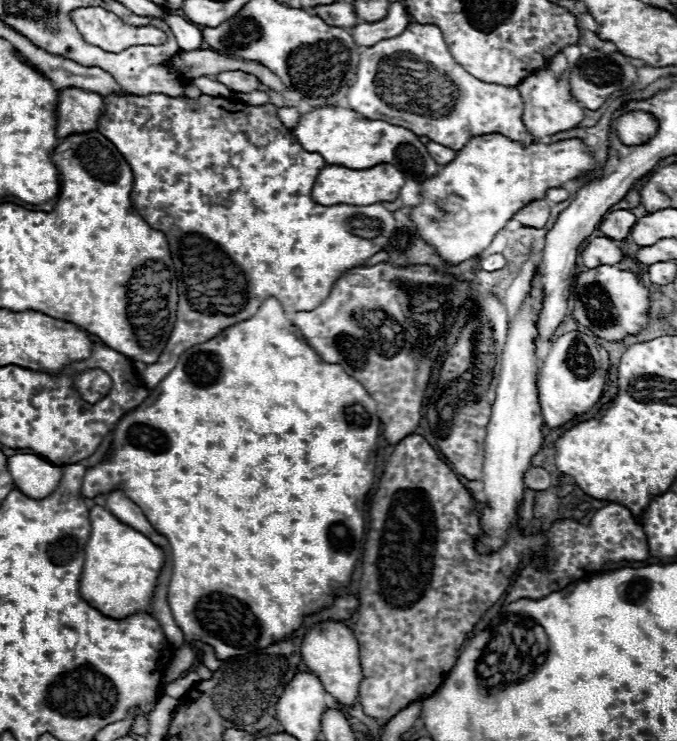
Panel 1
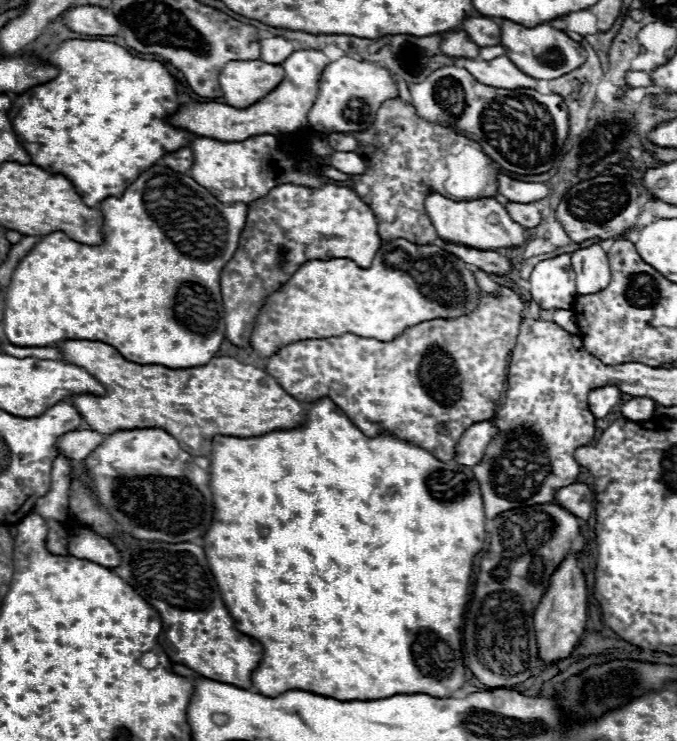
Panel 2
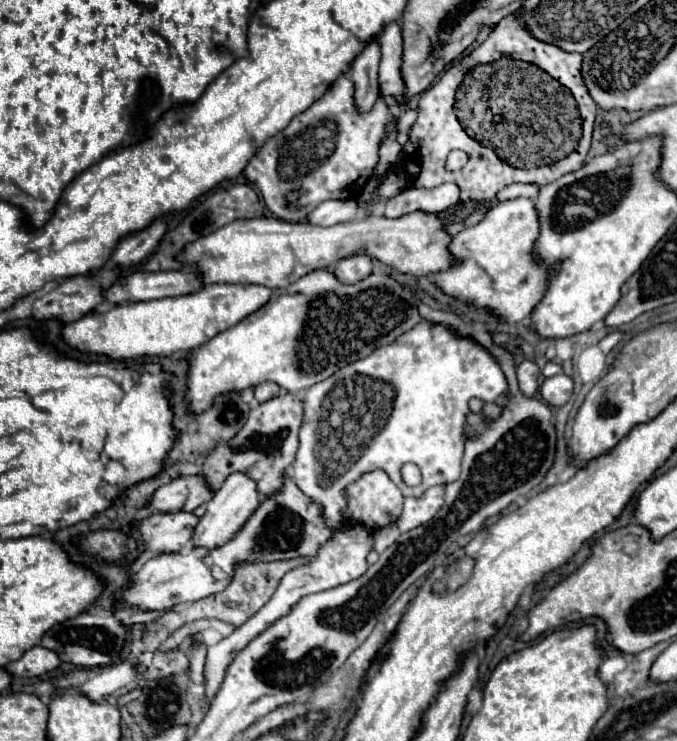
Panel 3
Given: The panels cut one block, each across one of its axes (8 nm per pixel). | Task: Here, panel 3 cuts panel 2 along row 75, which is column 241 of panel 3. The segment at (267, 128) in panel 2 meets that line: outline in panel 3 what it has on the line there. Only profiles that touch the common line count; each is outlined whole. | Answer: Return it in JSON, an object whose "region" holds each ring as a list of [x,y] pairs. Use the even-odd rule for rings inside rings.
{"region":[[[208,284],[196,294],[160,298],[148,302],[116,304],[102,314],[88,314],[66,324],[62,336],[82,352],[108,354],[114,360],[130,360],[138,356],[168,356],[200,348],[216,334],[236,326],[246,316],[254,314],[272,296],[272,290],[260,284]]]}

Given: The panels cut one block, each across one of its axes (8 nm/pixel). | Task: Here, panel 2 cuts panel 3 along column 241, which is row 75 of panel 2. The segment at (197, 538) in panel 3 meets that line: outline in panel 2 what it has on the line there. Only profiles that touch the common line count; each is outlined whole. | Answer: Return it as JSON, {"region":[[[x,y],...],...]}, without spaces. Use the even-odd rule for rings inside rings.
{"region":[[[506,56],[494,58],[492,62],[486,60],[468,60],[460,58],[462,66],[482,84],[496,86],[496,88],[532,88],[542,94],[550,94],[550,81],[534,80],[524,72],[518,72],[514,62]]]}

